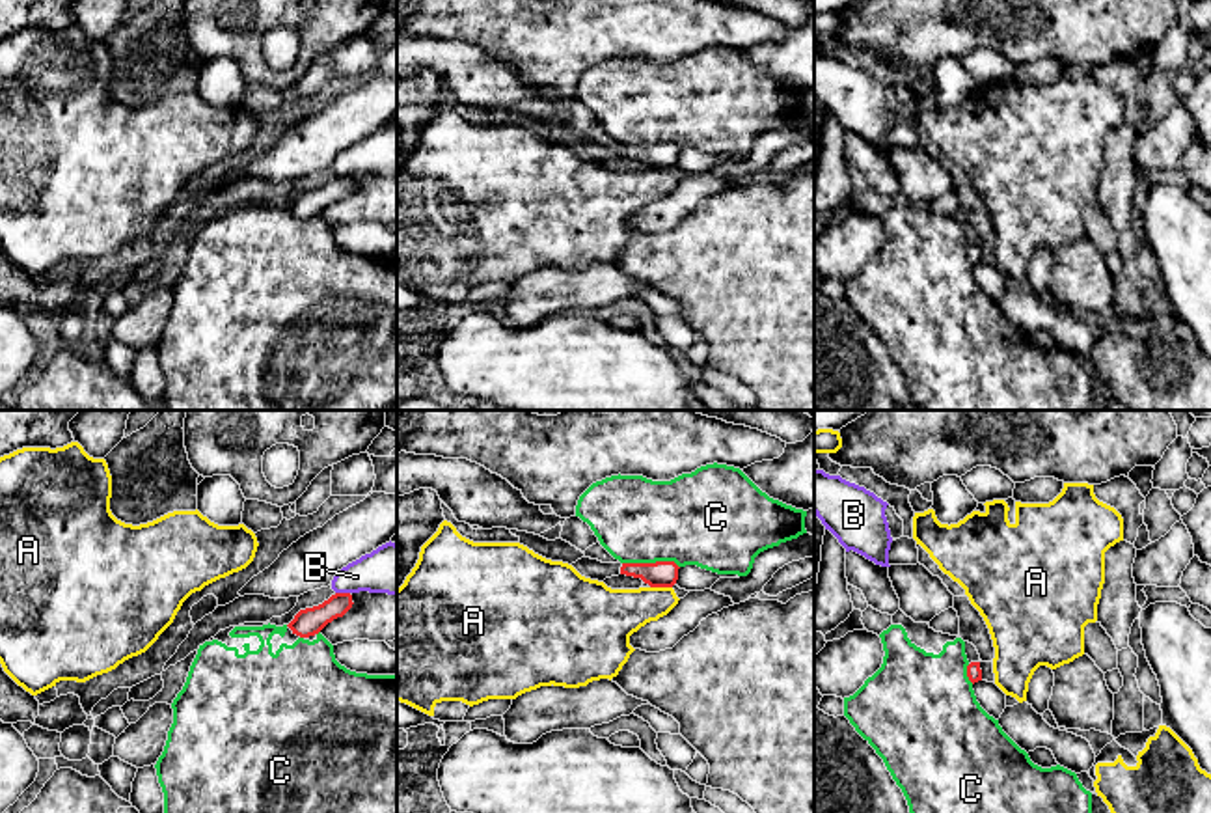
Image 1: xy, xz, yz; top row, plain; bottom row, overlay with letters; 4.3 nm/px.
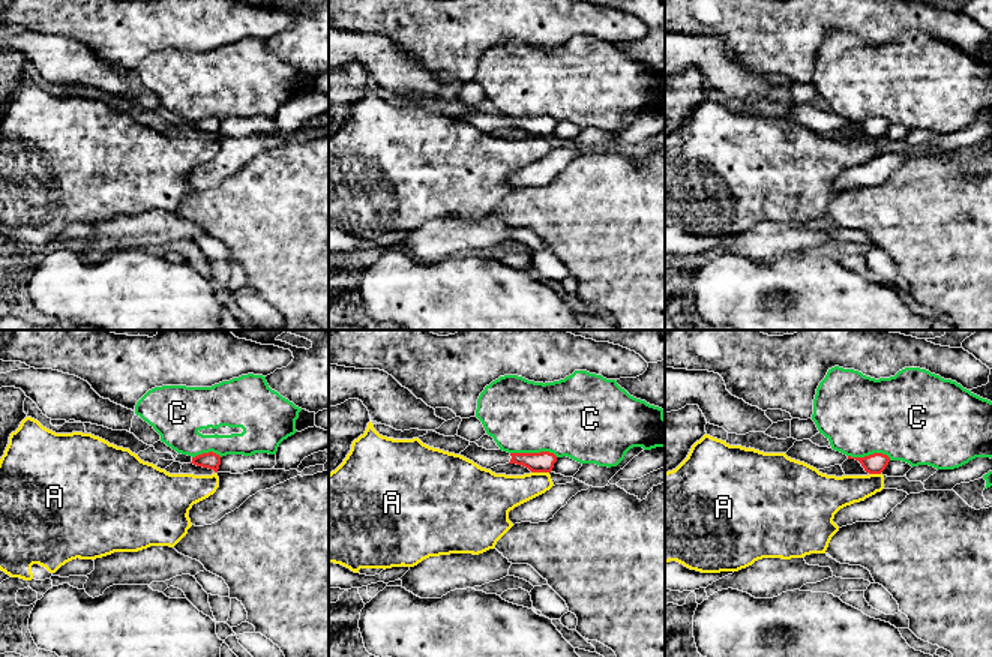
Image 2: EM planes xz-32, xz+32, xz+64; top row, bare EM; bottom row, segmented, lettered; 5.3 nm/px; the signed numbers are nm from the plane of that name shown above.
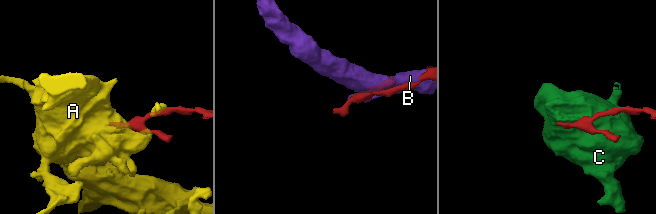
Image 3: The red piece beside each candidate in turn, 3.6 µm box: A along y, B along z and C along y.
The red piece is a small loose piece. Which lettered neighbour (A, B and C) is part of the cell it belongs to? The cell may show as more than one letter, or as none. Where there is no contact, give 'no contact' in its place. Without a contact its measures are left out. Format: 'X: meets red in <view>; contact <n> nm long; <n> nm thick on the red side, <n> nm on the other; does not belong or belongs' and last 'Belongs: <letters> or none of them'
A: meets red in xz; contact 100 nm long; 110 nm thick on the red side, 220 nm on the other; does not belong
B: meets red in xy; contact 60 nm long; 120 nm thick on the red side, 220 nm on the other; does not belong
C: meets red in xz; contact 240 nm long; 110 nm thick on the red side, 380 nm on the other; does not belong
Belongs: none of them

